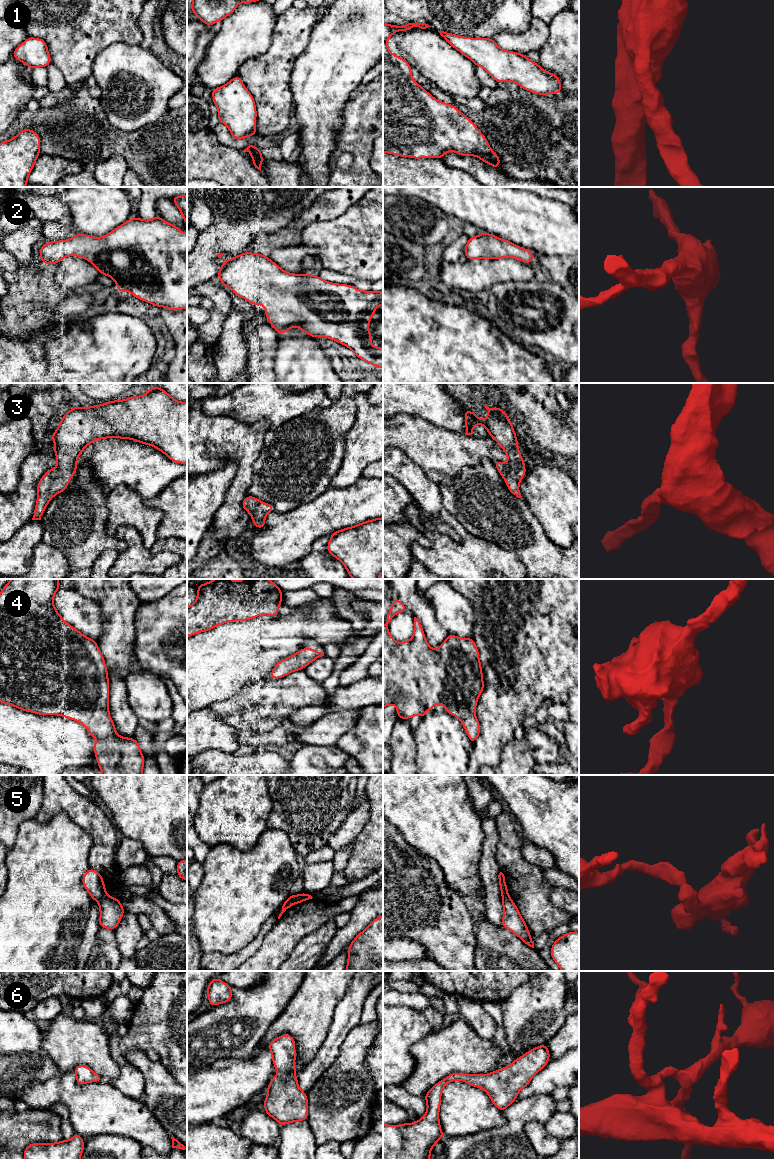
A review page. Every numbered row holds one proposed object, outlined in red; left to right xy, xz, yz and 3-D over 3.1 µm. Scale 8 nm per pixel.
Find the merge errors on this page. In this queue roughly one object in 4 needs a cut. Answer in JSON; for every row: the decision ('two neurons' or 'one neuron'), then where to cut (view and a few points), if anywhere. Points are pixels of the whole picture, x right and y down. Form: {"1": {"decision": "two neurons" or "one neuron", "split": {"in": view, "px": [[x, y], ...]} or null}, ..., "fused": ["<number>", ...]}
{"1": {"decision": "one neuron", "split": null}, "2": {"decision": "one neuron", "split": null}, "3": {"decision": "one neuron", "split": null}, "4": {"decision": "one neuron", "split": null}, "5": {"decision": "two neurons", "split": {"in": "xy", "px": [[107, 895], [98, 901]]}}, "6": {"decision": "one neuron", "split": null}, "fused": ["5"]}

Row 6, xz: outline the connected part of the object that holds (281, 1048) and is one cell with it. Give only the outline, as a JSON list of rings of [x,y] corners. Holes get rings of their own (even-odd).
[[[289,1034],[280,1035],[268,1045],[278,1075],[270,1080],[265,1112],[281,1126],[308,1120],[307,1094],[298,1087],[295,1070],[295,1041]]]

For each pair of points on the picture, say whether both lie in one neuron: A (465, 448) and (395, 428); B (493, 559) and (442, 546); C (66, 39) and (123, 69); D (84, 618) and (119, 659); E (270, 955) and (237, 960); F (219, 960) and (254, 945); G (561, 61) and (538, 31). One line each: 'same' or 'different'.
A: same
B: same
C: different
D: different
E: different
F: same
G: different

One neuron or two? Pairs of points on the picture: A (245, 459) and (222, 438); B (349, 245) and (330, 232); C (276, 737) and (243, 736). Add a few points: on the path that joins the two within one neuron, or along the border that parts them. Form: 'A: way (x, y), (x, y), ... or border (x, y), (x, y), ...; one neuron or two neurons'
A: way (239, 453), (228, 442); one neuron
B: way (344, 241), (335, 237); one neuron
C: way (268, 737), (251, 737); one neuron

